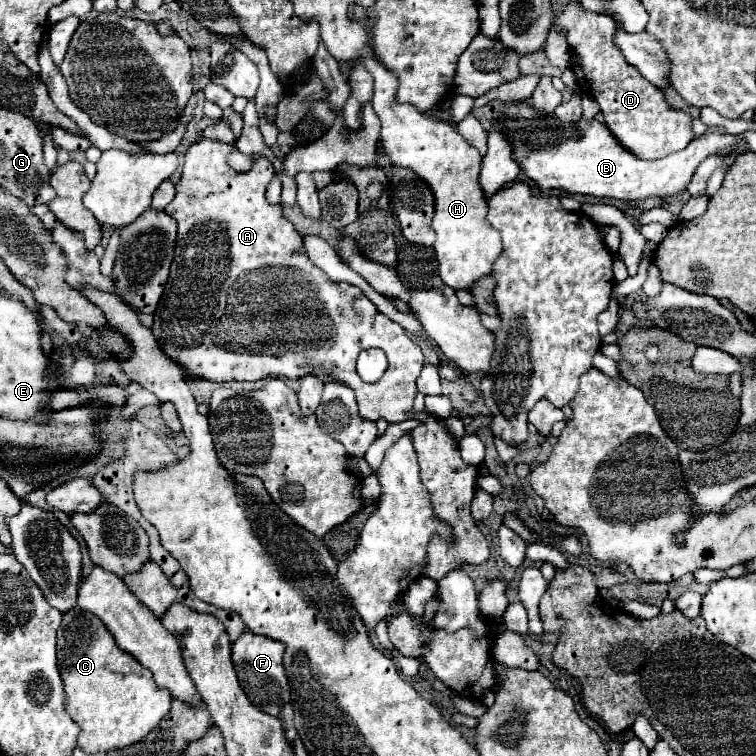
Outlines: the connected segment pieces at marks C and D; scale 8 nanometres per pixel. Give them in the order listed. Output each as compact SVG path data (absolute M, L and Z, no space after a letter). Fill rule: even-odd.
M79 606L63 614L61 628L57 630L57 662L59 662L59 672L65 686L67 712L73 714L73 720L81 728L77 736L77 744L87 754L119 750L119 748L127 748L131 744L141 742L153 728L157 728L157 724L171 710L169 692L161 690L155 684L151 672L143 668L129 652L117 646L115 638L97 616L89 614L87 610L81 610Z
M569 6L555 20L555 28L565 30L571 48L571 68L579 78L579 84L587 94L591 94L605 116L609 130L631 148L631 152L643 160L657 160L671 152L677 152L693 140L691 118L685 112L673 110L665 104L661 92L649 84L621 56L621 50L613 44L615 20L597 12L583 10L579 6Z

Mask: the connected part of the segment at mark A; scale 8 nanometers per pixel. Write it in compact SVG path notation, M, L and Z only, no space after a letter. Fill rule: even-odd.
M201 138L195 144L189 146L187 154L185 154L185 162L183 162L183 172L181 172L181 180L177 182L177 194L175 198L169 202L169 206L165 208L165 212L177 220L179 228L177 228L177 246L175 246L175 258L171 264L171 274L169 274L169 282L165 286L165 292L161 296L161 302L155 310L155 324L151 326L155 340L159 342L159 348L173 360L177 362L187 374L195 376L195 378L203 378L203 380L211 380L211 382L223 382L223 380L259 380L265 376L285 376L291 380L301 378L305 372L313 372L319 380L323 378L335 378L341 380L345 384L351 384L351 388L357 394L357 404L359 404L359 414L367 420L379 420L385 418L389 422L399 422L409 418L409 410L413 406L413 398L417 394L415 388L415 380L423 368L423 352L421 348L407 336L407 332L393 320L389 320L385 314L381 314L373 302L357 288L351 284L337 284L331 282L327 278L325 272L321 272L317 266L313 266L309 262L309 258L303 252L301 246L301 234L293 228L293 224L283 218L281 206L271 206L265 200L265 190L267 184L271 182L275 168L271 164L271 160L267 156L255 156L253 158L253 168L247 172L235 172L229 166L229 154L233 152L233 144L225 144L225 142L217 142L217 140L207 140ZM367 348L381 348L387 358L389 358L389 366L387 372L381 376L381 380L367 384L359 378L357 370L355 370L355 362L359 352L367 350Z

